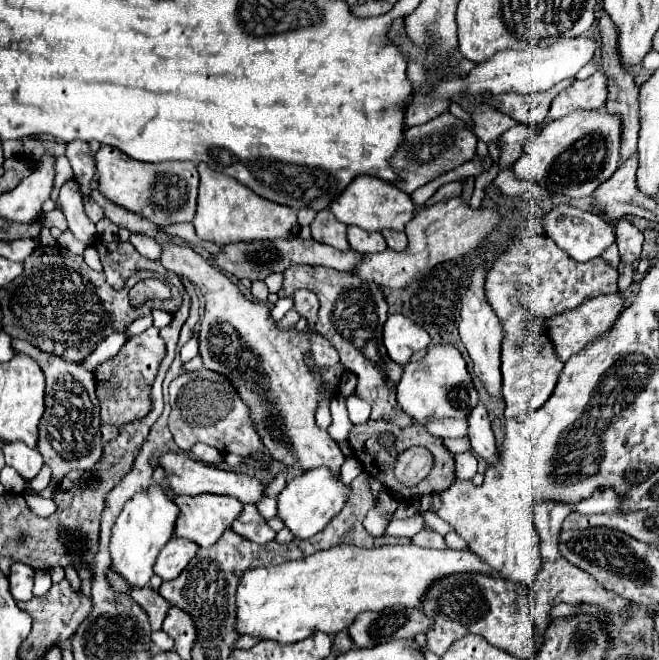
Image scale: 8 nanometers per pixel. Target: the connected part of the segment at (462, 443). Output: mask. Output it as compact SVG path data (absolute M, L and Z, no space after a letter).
M457 437L457 439L445 439L443 441L445 447L451 451L451 453L465 453L471 449L471 441L469 437Z

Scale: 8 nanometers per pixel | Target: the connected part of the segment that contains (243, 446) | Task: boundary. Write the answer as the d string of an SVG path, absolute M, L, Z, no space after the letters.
M205 367L201 371L185 371L169 385L169 393L169 431L173 433L173 441L179 449L189 451L199 441L219 449L221 453L235 453L243 457L265 449L249 415L249 407L241 401L237 389L233 389L233 383L225 375Z

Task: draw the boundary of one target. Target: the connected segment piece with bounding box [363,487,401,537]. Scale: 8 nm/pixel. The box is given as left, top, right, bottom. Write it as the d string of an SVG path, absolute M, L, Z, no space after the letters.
M381 489L379 493L379 505L375 509L371 509L363 521L365 529L373 535L373 537L383 537L387 523L391 521L389 515L393 513L393 505L399 505L401 497L397 497L397 493L389 493L389 489Z

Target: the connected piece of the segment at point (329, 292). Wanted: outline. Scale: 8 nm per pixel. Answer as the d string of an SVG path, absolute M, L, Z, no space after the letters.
M293 265L293 267L285 269L283 275L285 275L285 279L283 279L283 287L279 289L279 297L291 297L297 289L309 289L317 295L321 307L319 307L319 321L317 321L315 329L331 341L331 345L337 349L345 369L349 369L351 373L357 375L359 383L357 383L355 395L359 399L365 399L365 401L371 403L371 407L373 407L371 417L373 419L385 419L385 421L399 425L399 427L411 425L413 419L397 405L397 399L395 399L395 387L397 387L397 383L403 375L403 367L397 365L385 353L385 345L383 345L383 325L385 325L385 319L387 319L389 305L385 301L381 287L369 285L369 281L357 281L357 277L353 277L353 271L335 271L335 269L329 269L329 267L313 267L313 265Z

